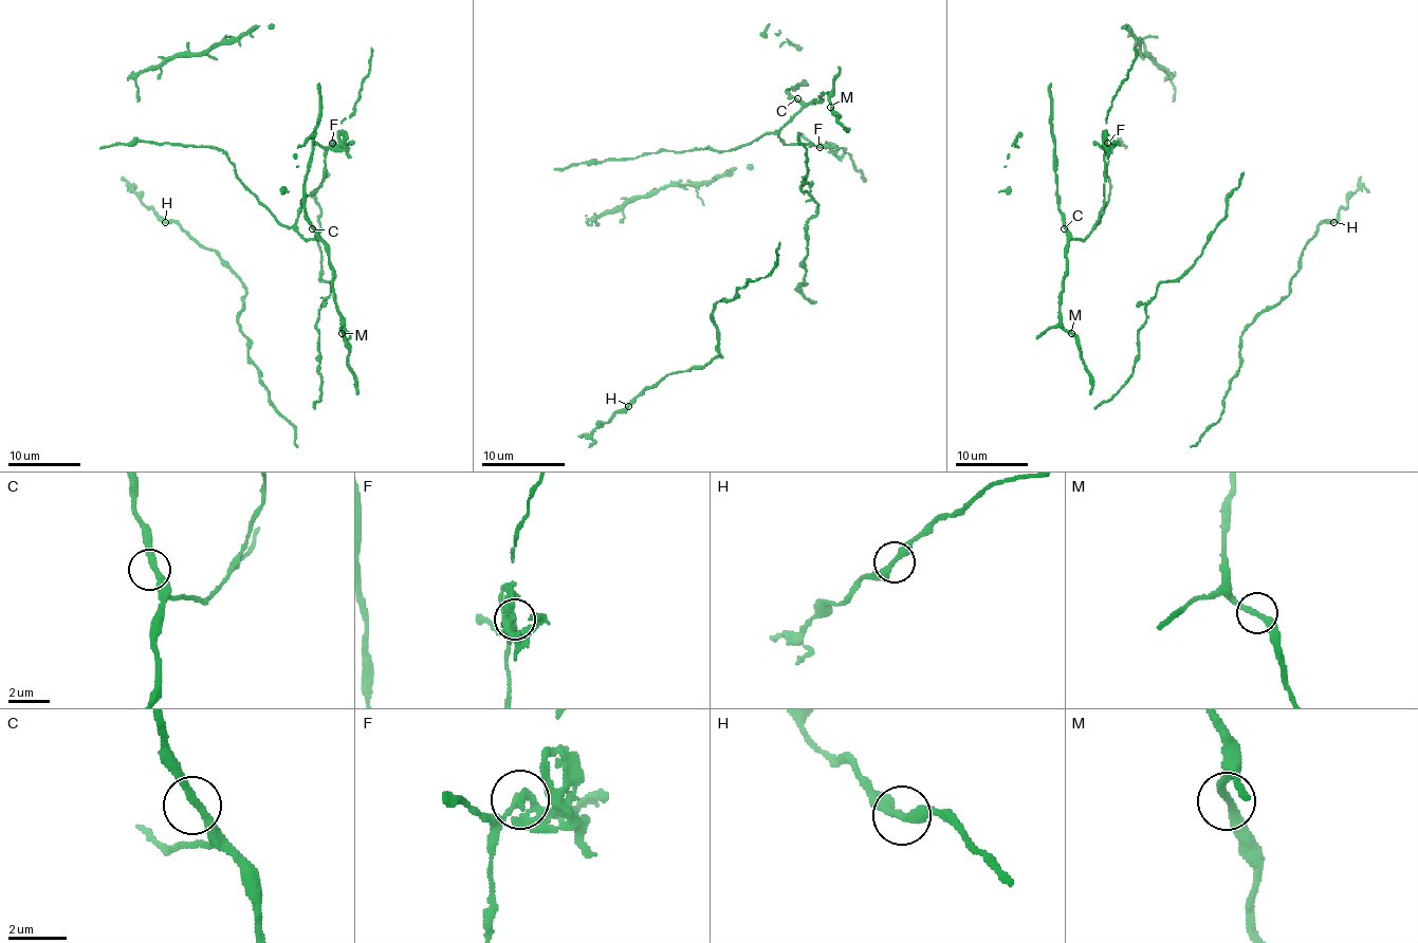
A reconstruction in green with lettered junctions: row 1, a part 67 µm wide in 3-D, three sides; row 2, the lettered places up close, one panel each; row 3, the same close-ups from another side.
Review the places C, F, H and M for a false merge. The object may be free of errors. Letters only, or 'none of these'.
F

